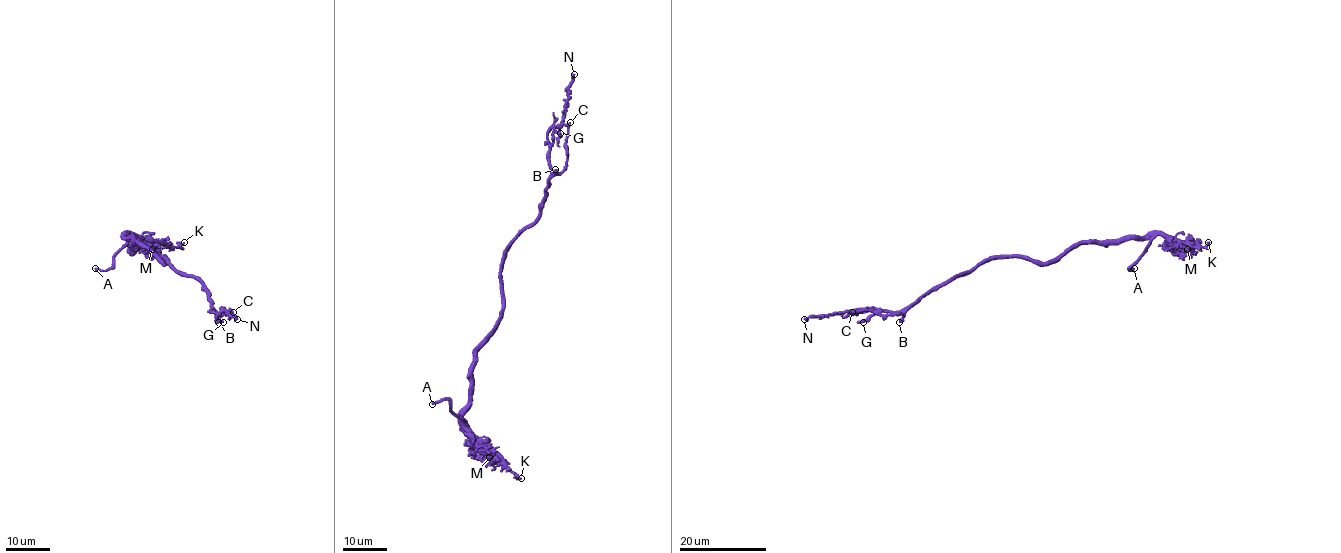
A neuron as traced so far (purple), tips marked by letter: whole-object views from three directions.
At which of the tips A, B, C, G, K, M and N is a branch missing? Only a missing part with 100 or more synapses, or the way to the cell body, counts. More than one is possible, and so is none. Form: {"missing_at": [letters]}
{"missing_at": ["A"]}

